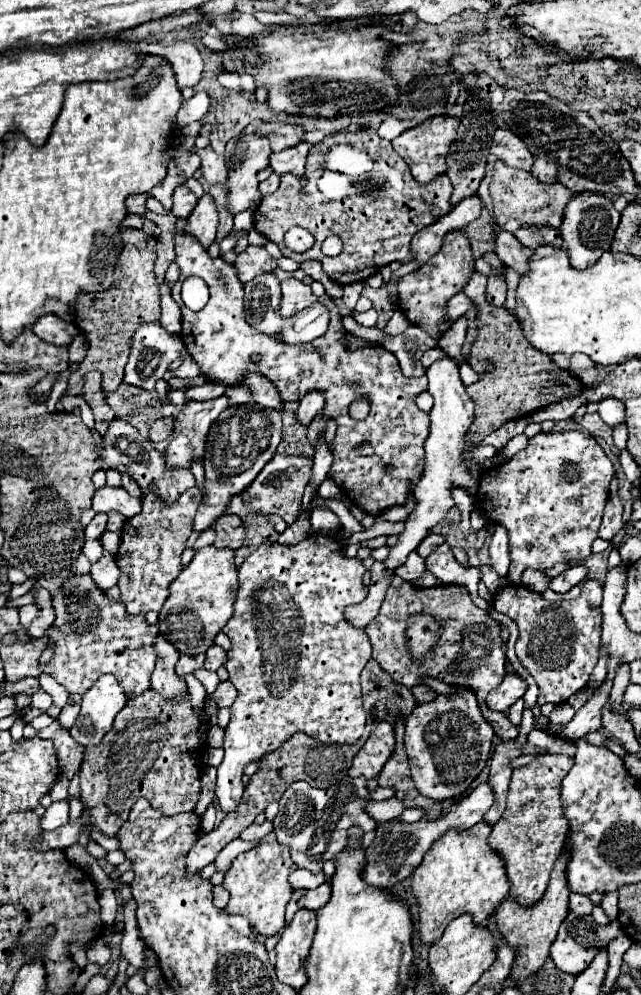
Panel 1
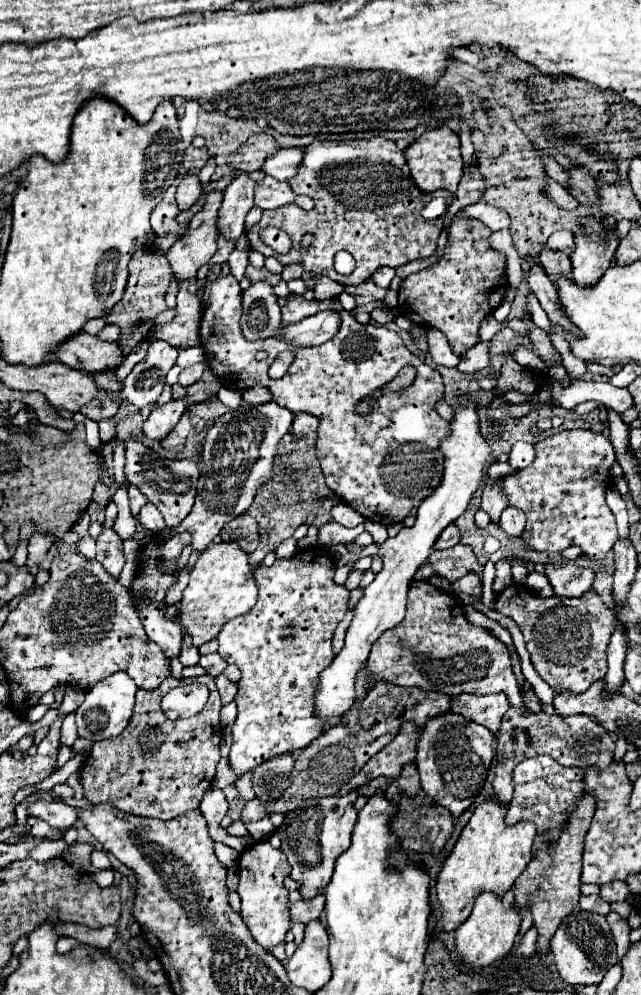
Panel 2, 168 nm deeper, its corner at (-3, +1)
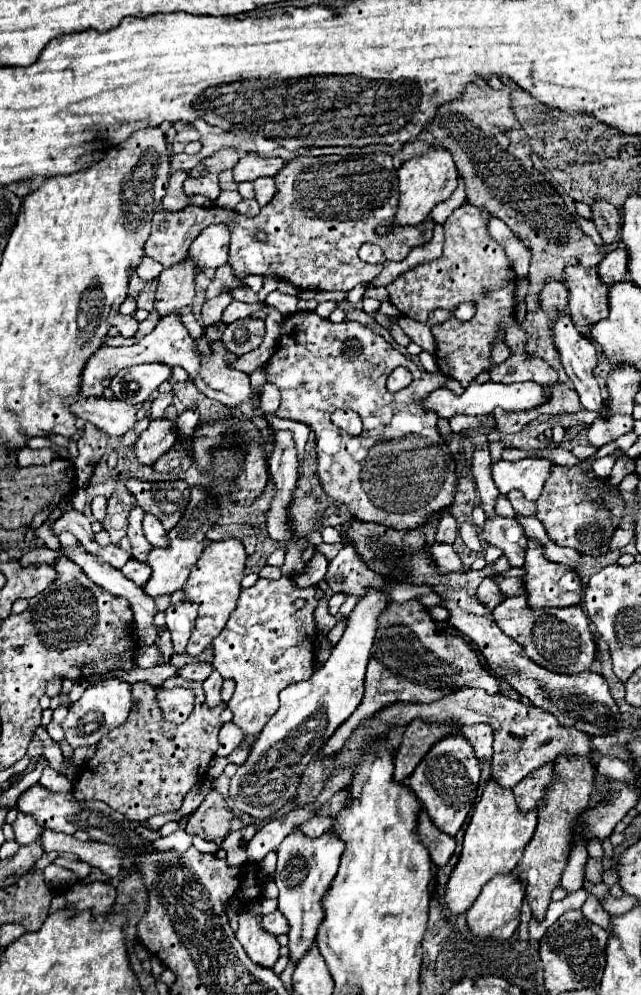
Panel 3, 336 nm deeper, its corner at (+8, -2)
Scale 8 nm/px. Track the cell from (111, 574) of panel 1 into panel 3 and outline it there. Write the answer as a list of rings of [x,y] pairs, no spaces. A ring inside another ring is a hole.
[[[83,541],[83,547],[85,547],[89,553],[93,553],[93,555],[101,557],[103,561],[111,563],[115,569],[121,569],[121,567],[131,559],[131,557],[129,557],[129,553],[127,553],[127,551],[123,551],[123,549],[121,549],[121,547],[117,547],[117,545],[99,547],[95,541]]]

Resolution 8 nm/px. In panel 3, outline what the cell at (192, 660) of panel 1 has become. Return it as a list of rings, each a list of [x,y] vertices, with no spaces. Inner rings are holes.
[[[183,597],[179,603],[169,605],[165,617],[167,617],[167,629],[171,633],[175,653],[185,653],[187,641],[193,631],[193,621],[197,617],[197,605],[193,605],[189,599]]]

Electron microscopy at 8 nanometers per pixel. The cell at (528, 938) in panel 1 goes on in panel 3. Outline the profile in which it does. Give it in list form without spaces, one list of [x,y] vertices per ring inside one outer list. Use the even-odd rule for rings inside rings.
[[[557,757],[553,767],[553,781],[545,789],[545,795],[541,797],[537,811],[539,811],[539,823],[533,839],[525,847],[525,853],[517,865],[517,873],[521,881],[527,885],[525,901],[531,905],[533,917],[539,921],[545,917],[547,905],[551,903],[551,893],[561,881],[561,873],[567,865],[567,857],[571,851],[571,829],[573,821],[591,805],[591,791],[595,789],[595,765],[593,761],[585,761],[585,757]]]

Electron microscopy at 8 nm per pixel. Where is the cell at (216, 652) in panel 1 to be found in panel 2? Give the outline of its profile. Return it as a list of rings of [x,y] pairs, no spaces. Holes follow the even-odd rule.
[[[216,652],[216,654],[208,654],[208,656],[202,656],[200,658],[200,662],[198,662],[210,676],[220,676],[222,674],[222,670],[226,668],[226,662],[220,658],[220,654]]]

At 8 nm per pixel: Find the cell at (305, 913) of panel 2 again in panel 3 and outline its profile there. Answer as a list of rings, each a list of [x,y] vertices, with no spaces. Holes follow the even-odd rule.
[[[275,911],[275,913],[269,913],[269,915],[265,915],[265,917],[261,919],[261,929],[277,937],[277,935],[287,933],[287,931],[289,931],[289,925],[287,925],[285,917],[281,917],[281,913]]]

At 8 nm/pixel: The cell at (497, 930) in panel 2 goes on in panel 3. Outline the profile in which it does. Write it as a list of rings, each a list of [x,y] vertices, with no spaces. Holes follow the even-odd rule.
[[[515,871],[509,873],[499,873],[497,877],[489,879],[487,885],[483,887],[481,895],[477,901],[467,909],[467,925],[471,931],[483,939],[509,939],[517,927],[519,927],[519,915],[521,915],[521,905],[525,899],[525,883],[519,881]]]

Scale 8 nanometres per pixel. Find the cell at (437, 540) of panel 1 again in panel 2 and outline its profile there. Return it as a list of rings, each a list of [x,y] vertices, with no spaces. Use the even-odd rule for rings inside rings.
[[[450,524],[448,528],[442,530],[440,538],[434,542],[434,548],[436,550],[444,550],[444,548],[452,548],[458,542],[460,542],[460,532],[458,532],[458,528],[454,524]]]

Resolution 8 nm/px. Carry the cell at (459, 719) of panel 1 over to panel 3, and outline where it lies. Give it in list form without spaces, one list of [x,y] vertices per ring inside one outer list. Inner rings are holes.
[[[451,735],[435,743],[425,759],[417,765],[413,775],[409,777],[409,787],[415,791],[419,801],[423,803],[429,819],[441,829],[443,833],[455,837],[457,831],[463,827],[479,785],[479,759],[473,753],[473,747],[463,735]]]

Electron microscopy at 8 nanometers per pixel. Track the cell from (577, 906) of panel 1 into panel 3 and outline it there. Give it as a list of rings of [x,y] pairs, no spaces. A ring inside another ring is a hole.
[[[589,895],[587,897],[587,901],[583,905],[583,913],[585,913],[585,917],[589,921],[597,923],[599,927],[603,927],[603,929],[609,927],[609,913],[599,905],[599,899],[595,895]]]

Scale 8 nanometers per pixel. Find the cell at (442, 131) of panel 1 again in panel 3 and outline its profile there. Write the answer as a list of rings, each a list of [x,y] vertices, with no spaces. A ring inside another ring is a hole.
[[[437,147],[437,149],[429,149],[427,155],[423,157],[415,157],[411,161],[405,161],[399,171],[399,207],[393,219],[391,227],[381,227],[379,233],[389,233],[389,229],[393,227],[405,227],[405,225],[419,225],[425,221],[425,217],[429,215],[429,211],[437,205],[447,201],[453,191],[457,189],[457,169],[453,163],[453,157],[449,151]]]

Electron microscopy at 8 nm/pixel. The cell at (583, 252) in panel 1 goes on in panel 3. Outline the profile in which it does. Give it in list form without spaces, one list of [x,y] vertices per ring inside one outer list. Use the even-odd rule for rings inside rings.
[[[569,265],[565,273],[569,285],[569,315],[577,329],[589,337],[589,325],[595,325],[601,321],[601,317],[609,315],[609,287],[601,283],[595,269],[587,271],[583,265]]]

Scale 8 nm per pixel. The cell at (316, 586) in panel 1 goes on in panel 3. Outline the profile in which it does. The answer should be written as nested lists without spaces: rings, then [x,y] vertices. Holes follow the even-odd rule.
[[[281,577],[277,581],[259,579],[253,587],[241,591],[241,597],[237,601],[237,609],[231,613],[221,635],[215,637],[215,641],[213,641],[213,647],[215,647],[213,669],[219,671],[223,679],[235,681],[237,687],[235,687],[233,699],[227,703],[227,707],[235,713],[233,723],[237,727],[241,727],[247,737],[257,739],[257,735],[261,733],[265,723],[277,713],[279,693],[285,687],[299,683],[299,681],[305,681],[313,675],[313,669],[315,669],[315,639],[317,639],[317,629],[315,629],[315,619],[313,619],[315,607],[317,607],[315,591],[295,587],[291,577]],[[297,599],[305,601],[305,605],[301,609],[295,607]]]

